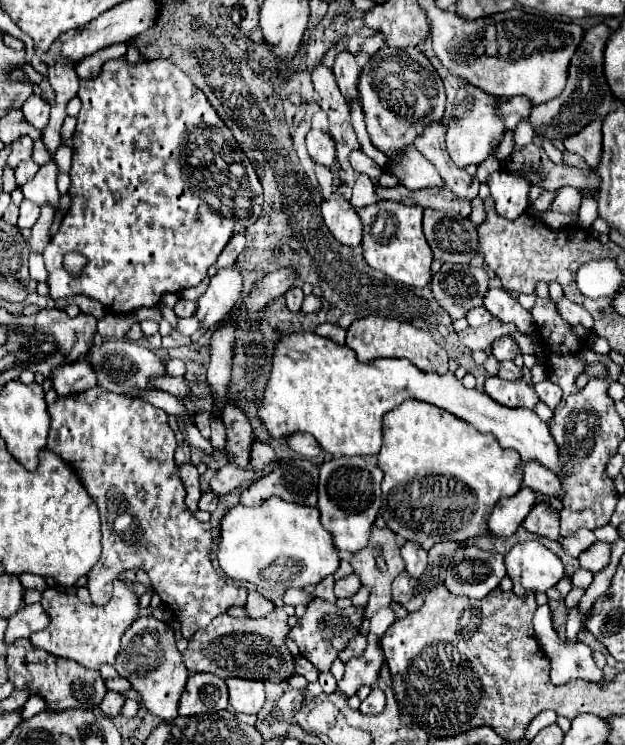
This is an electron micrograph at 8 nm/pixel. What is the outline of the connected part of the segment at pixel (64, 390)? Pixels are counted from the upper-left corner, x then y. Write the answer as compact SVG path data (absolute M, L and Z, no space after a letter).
M79 360L75 364L65 364L57 368L51 376L55 384L55 392L59 396L69 396L69 394L81 394L97 386L97 376L95 370L87 360Z

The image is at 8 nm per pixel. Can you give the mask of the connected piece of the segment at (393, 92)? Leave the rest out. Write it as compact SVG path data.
M385 46L375 52L359 76L359 100L371 142L387 156L395 156L413 144L415 136L419 136L427 124L441 120L445 112L443 82L427 56L417 48Z

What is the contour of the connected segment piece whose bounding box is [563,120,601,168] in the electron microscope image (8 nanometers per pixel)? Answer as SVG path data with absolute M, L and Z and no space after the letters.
M593 120L577 132L575 136L569 136L565 142L565 148L571 152L577 152L591 168L597 168L601 162L601 122Z

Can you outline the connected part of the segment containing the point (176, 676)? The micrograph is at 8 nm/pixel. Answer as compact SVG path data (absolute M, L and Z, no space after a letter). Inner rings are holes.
M153 616L137 618L121 638L121 652L117 656L115 670L141 694L141 702L151 714L165 722L171 722L177 716L179 698L187 684L189 672L181 660L181 652L175 646L175 630L171 626Z

